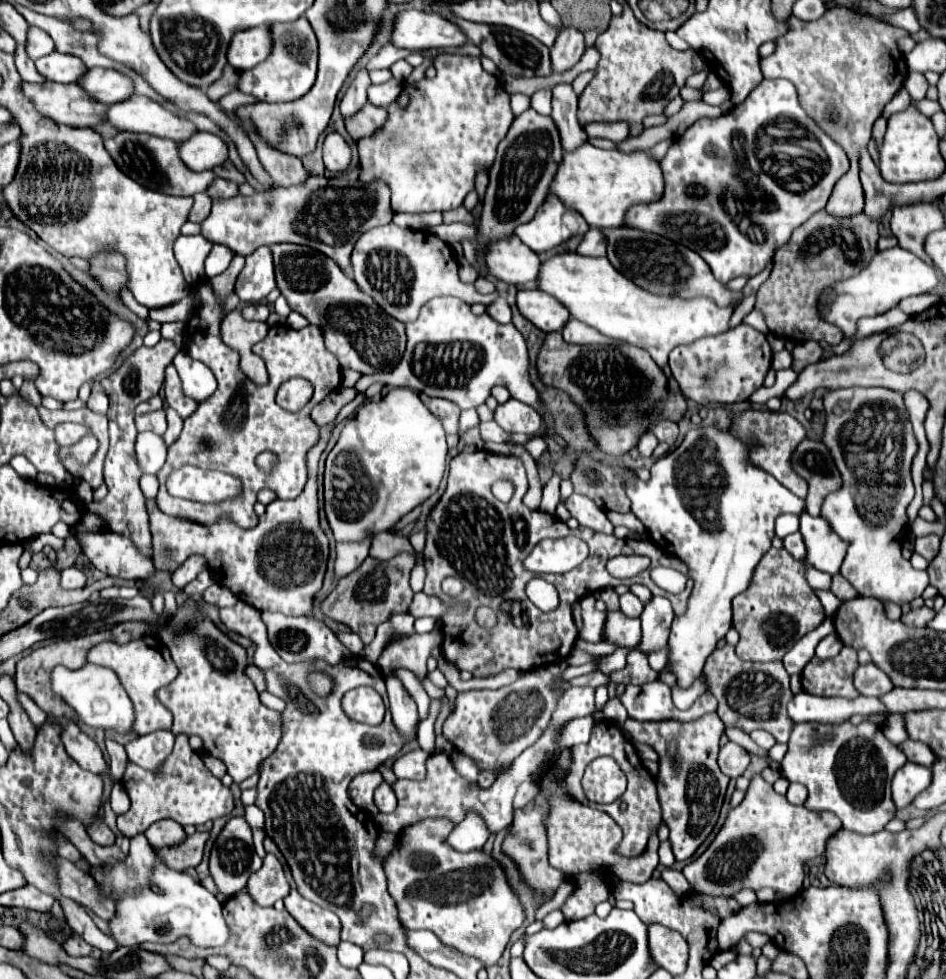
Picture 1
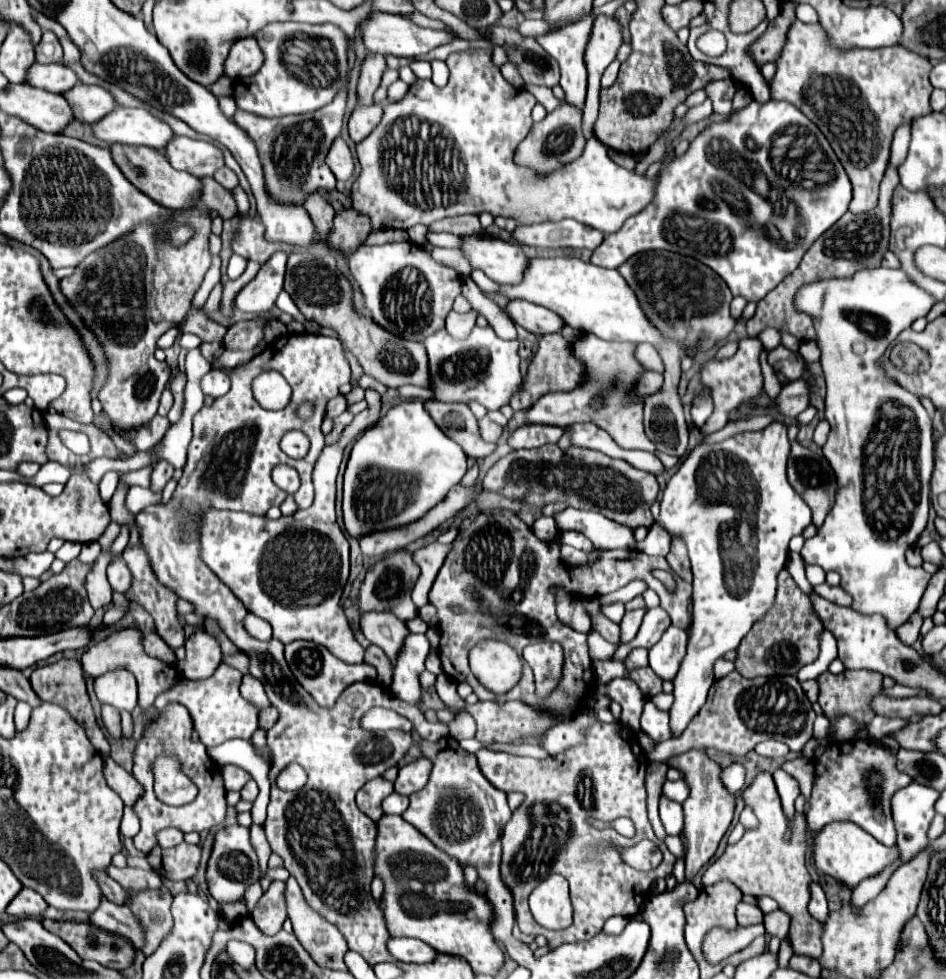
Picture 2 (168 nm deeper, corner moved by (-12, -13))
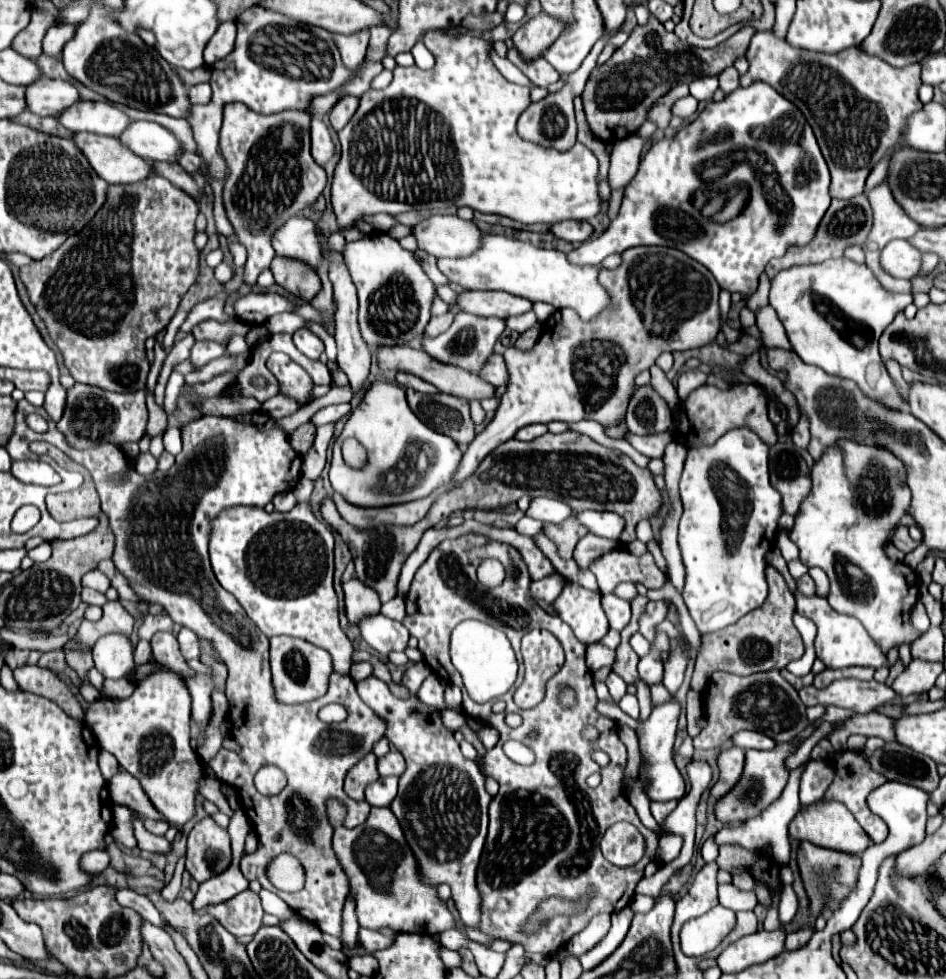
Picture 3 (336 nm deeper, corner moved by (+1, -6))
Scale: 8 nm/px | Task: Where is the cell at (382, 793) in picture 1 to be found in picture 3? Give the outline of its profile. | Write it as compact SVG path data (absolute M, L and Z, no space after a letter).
M396 776L378 778L374 784L366 786L364 796L366 796L370 806L388 806L396 796L396 788L398 788L398 778Z

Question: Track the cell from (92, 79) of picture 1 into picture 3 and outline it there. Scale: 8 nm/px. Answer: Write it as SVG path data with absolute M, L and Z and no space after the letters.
M38 78L34 84L26 86L28 110L38 116L58 116L78 100L78 90L64 80Z

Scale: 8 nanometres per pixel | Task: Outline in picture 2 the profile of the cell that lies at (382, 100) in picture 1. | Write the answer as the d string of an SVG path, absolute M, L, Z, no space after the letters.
M401 79L395 81L391 87L389 87L389 95L387 95L387 103L397 103L399 99L403 99L403 95L407 95L409 91L409 85L405 85Z

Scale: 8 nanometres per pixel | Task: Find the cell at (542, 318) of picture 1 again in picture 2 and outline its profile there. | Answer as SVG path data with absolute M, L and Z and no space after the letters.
M509 301L505 311L517 325L539 337L547 333L559 333L565 327L565 321L557 313L529 301Z

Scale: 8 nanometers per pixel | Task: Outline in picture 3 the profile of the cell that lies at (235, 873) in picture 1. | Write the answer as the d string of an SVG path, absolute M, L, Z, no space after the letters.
M210 816L202 818L188 834L186 870L196 882L204 882L228 868L232 860L230 836Z

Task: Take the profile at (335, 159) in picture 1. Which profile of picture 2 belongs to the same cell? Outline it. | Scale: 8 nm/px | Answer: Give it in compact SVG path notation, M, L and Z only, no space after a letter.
M337 137L335 143L331 145L329 155L327 155L327 165L335 173L337 181L351 179L353 169L355 169L355 161L353 161L353 155L351 155L347 143L341 137Z

